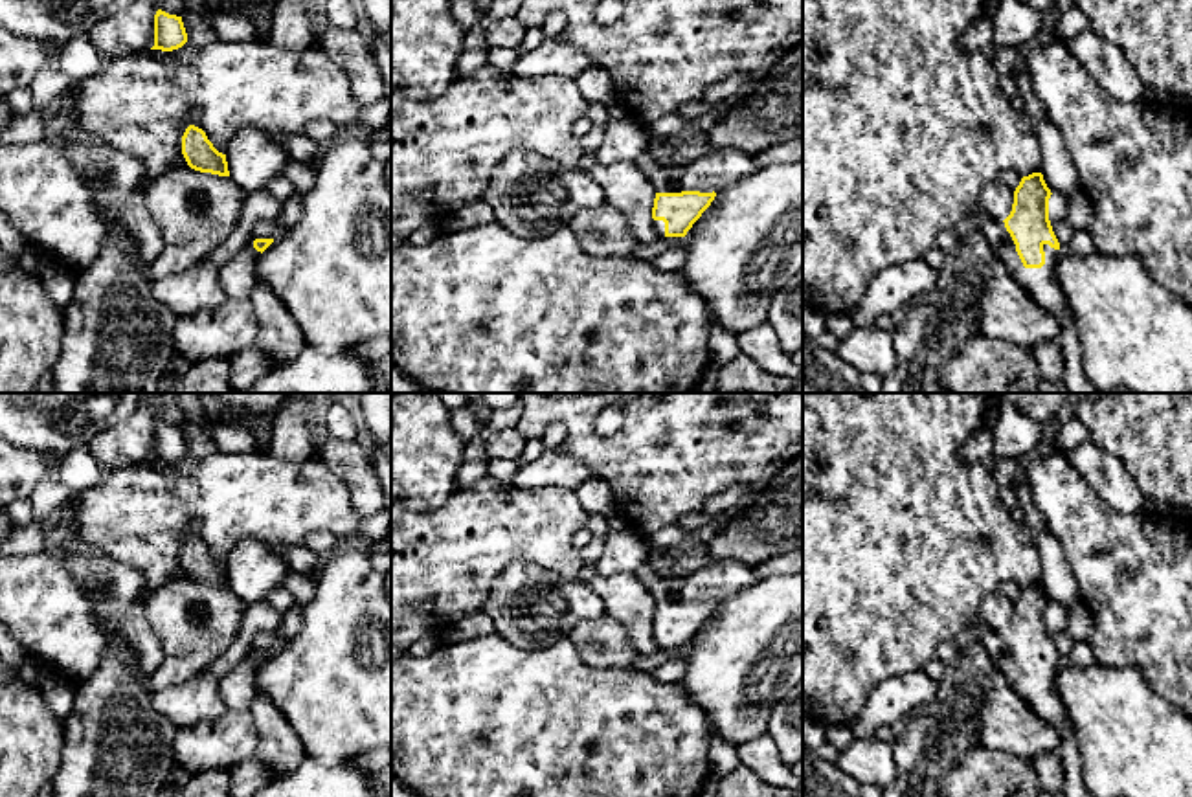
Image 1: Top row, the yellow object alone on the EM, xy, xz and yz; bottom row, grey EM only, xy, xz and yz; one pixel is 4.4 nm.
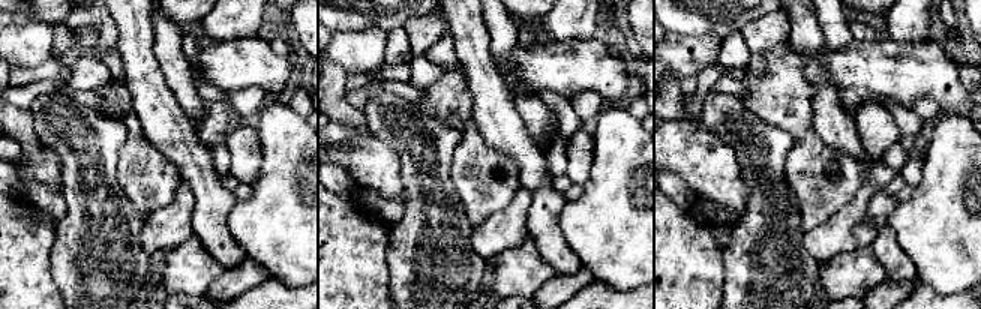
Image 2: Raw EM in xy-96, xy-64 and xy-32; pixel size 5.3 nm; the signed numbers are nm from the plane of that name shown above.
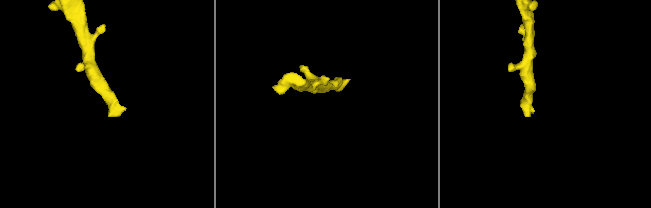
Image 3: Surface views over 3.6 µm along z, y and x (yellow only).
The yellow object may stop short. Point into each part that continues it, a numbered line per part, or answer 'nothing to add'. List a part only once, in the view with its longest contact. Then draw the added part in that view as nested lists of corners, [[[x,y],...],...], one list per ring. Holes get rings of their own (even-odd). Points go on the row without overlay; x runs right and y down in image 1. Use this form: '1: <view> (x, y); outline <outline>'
1: yz (1040, 695); outline [[[981,628],[981,643],[1001,674],[1006,678],[1006,685],[1027,702],[1027,705],[1038,714],[1038,718],[1060,731],[1060,746],[1056,757],[1062,762],[1065,782],[1065,797],[1093,797],[1082,779],[1082,760],[1076,733],[1067,709],[1054,690],[1054,670],[1058,661],[1043,656],[1045,676],[1041,679],[1025,679],[1010,645],[1003,632]]]

